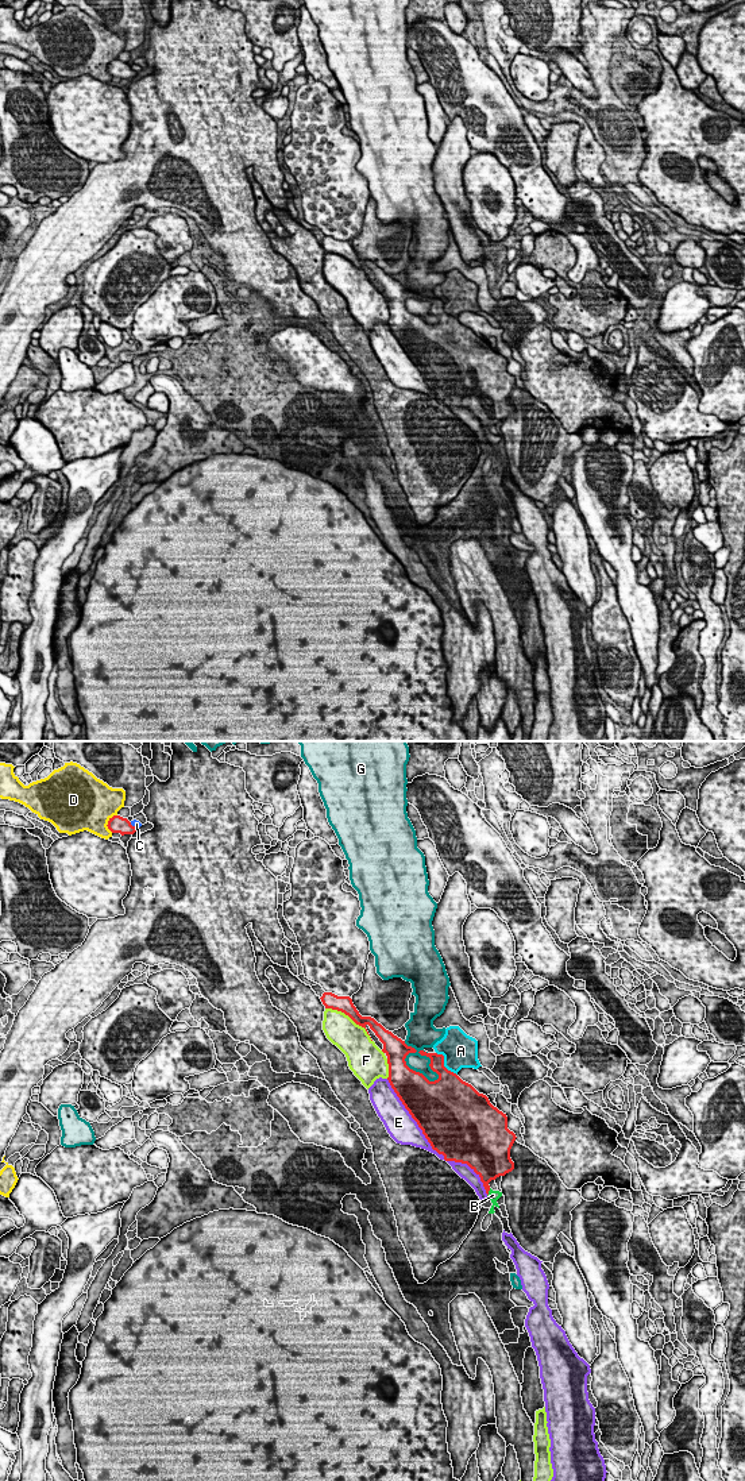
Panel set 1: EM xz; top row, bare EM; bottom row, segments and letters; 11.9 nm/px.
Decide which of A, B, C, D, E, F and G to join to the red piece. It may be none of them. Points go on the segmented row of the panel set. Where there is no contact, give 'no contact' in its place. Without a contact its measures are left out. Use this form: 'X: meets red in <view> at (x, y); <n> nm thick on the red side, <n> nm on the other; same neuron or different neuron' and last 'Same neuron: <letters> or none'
A: meets red in xz at (443, 1064); 300 nm thick on the red side, 400 nm on the other; different neuron
B: meets red in xz at (487, 1192); 220 nm thick on the red side, 130 nm on the other; same neuron
C: meets red in xz at (131, 825); 200 nm thick on the red side, 90 nm on the other; different neuron
D: meets red in xz at (108, 822); 200 nm thick on the red side, 480 nm on the other; different neuron
E: meets red in xz at (431, 1145); 500 nm thick on the red side, 240 nm on the other; different neuron
F: meets red in xz at (351, 1018); 190 nm thick on the red side, 380 nm on the other; different neuron
G: meets red in xz at (428, 1056); 160 nm thick on the red side, 280 nm on the other; different neuron
Same neuron: B

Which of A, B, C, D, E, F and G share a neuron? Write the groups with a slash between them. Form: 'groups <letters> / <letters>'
groups A / B / C / D / E / F / G

